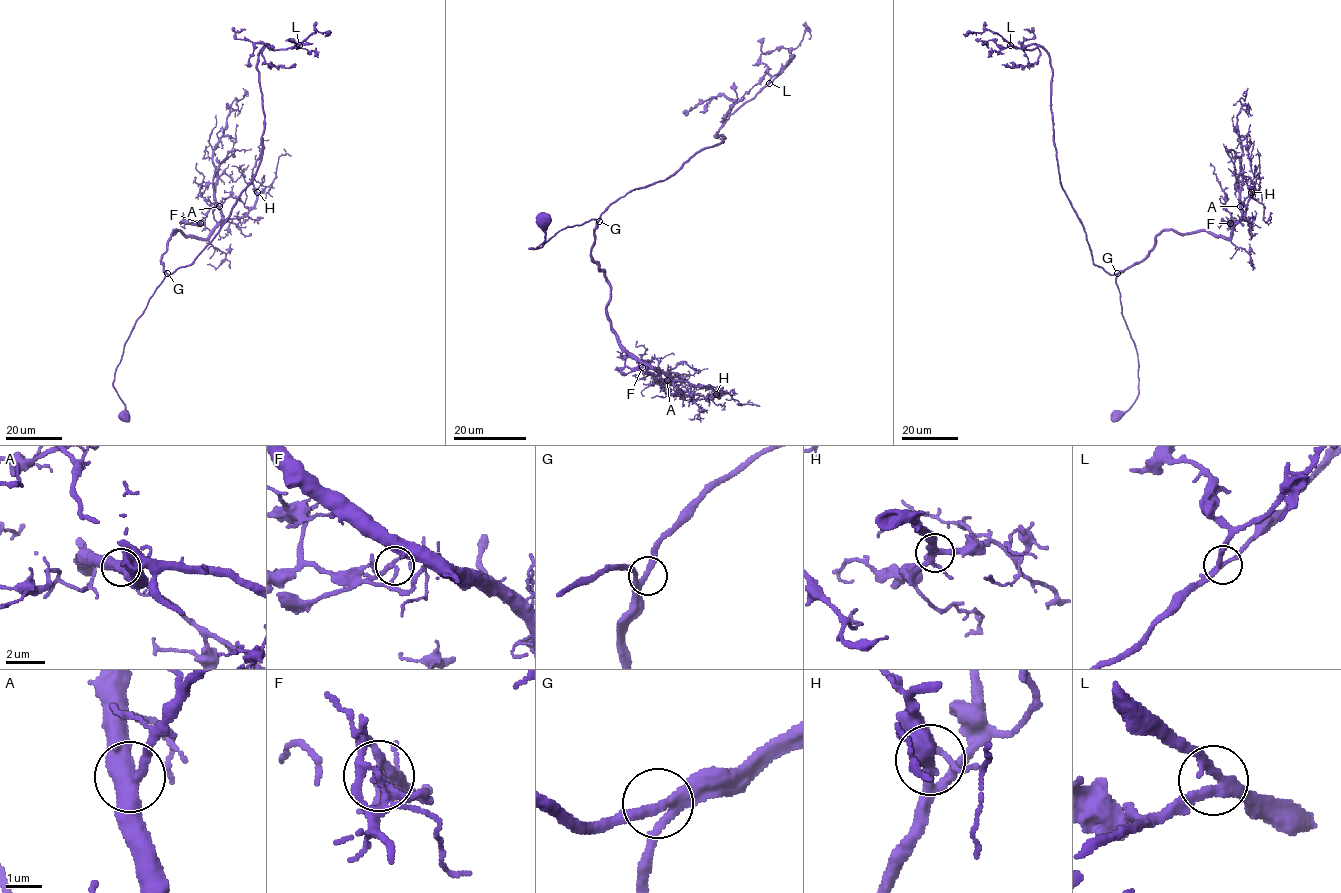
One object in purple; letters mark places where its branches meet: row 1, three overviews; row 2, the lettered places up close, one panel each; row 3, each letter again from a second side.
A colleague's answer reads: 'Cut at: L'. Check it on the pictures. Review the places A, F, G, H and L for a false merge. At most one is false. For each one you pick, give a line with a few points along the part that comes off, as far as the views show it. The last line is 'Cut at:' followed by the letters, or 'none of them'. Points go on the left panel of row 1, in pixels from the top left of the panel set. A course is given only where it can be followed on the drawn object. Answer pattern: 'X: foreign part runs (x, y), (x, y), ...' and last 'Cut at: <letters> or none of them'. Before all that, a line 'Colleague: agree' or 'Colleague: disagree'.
Colleague: disagree
Cut at: none of them

